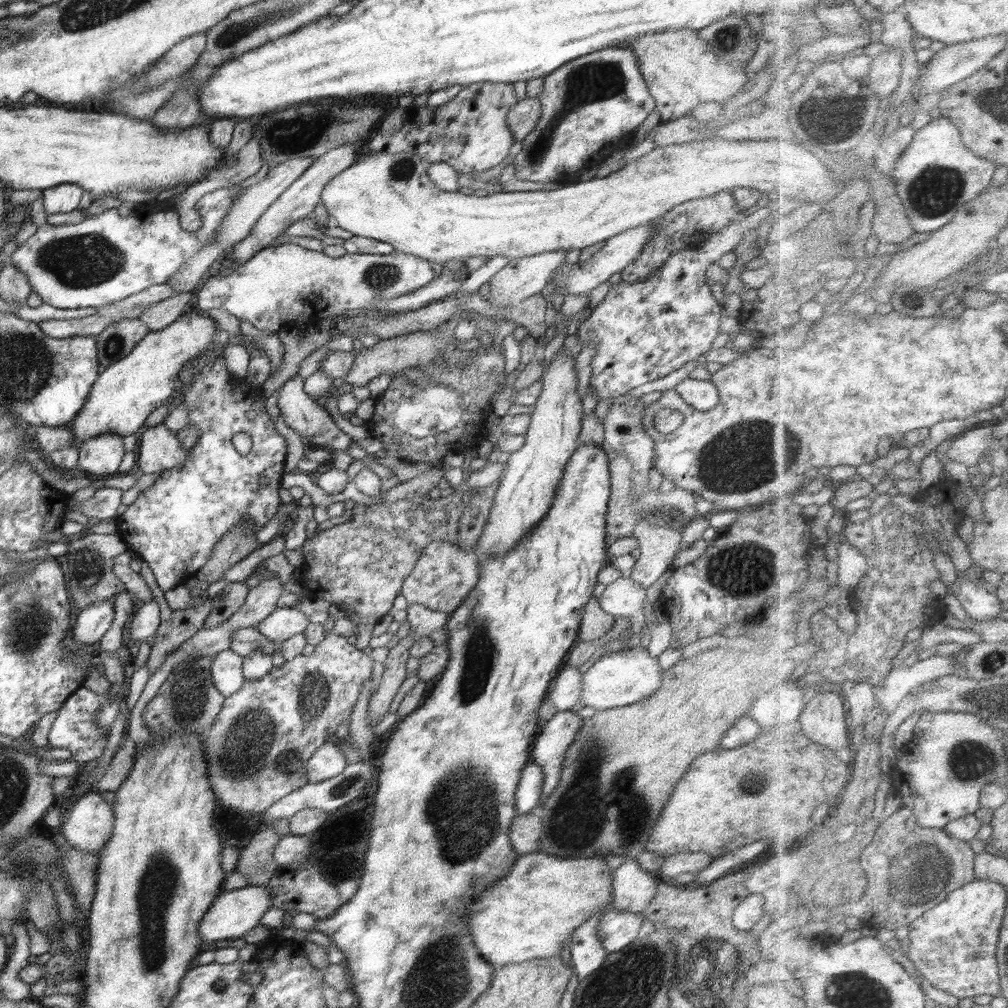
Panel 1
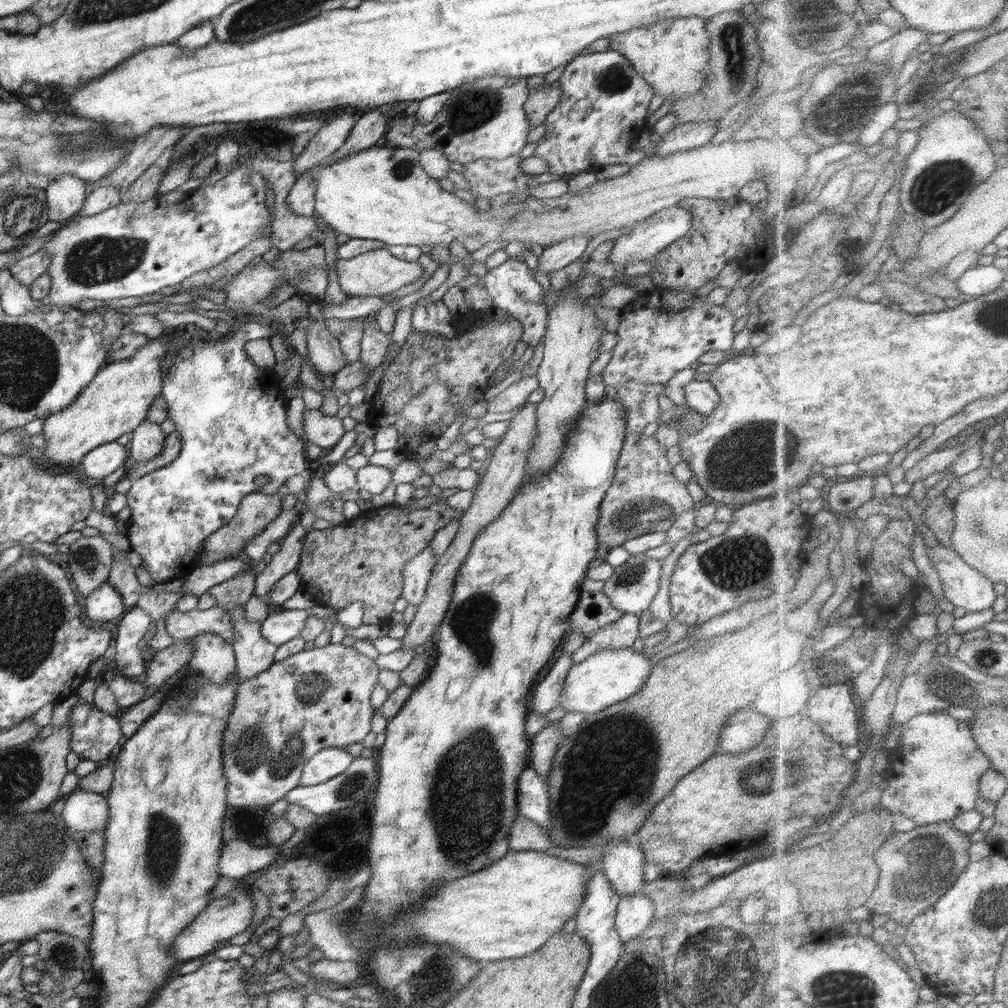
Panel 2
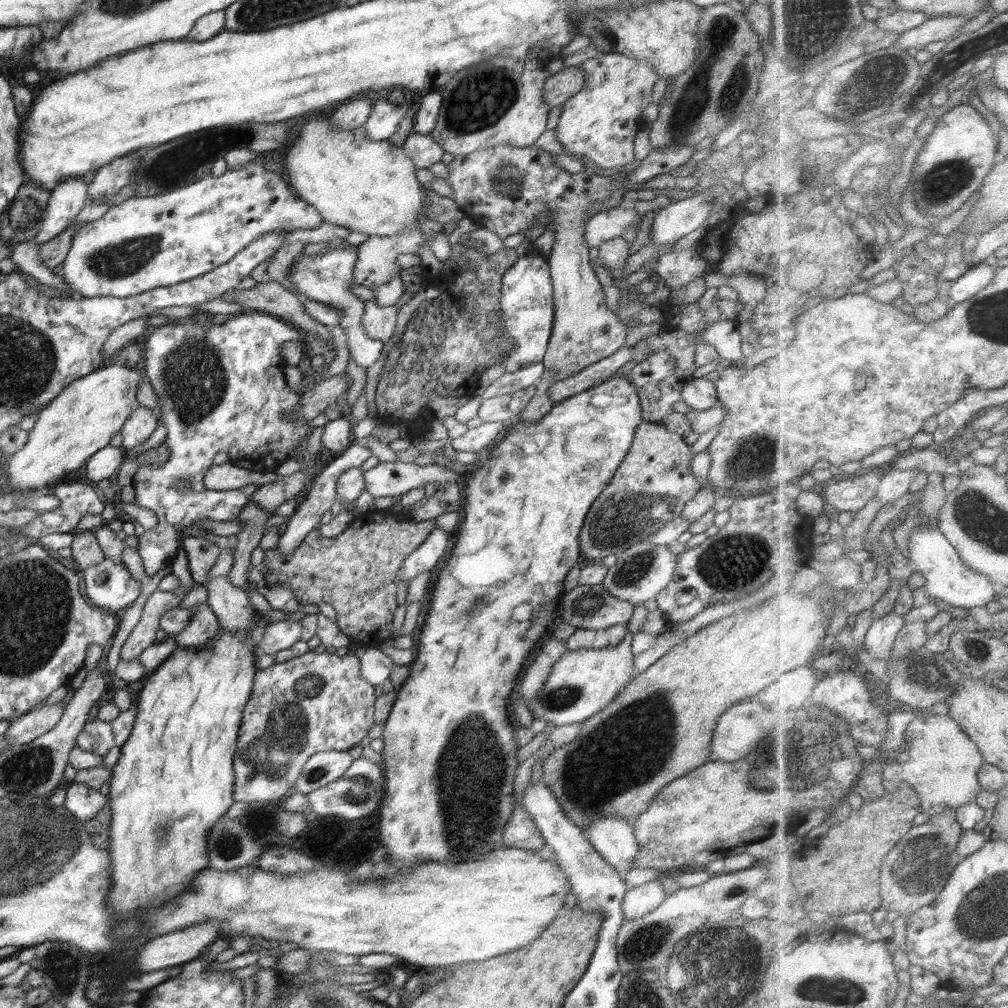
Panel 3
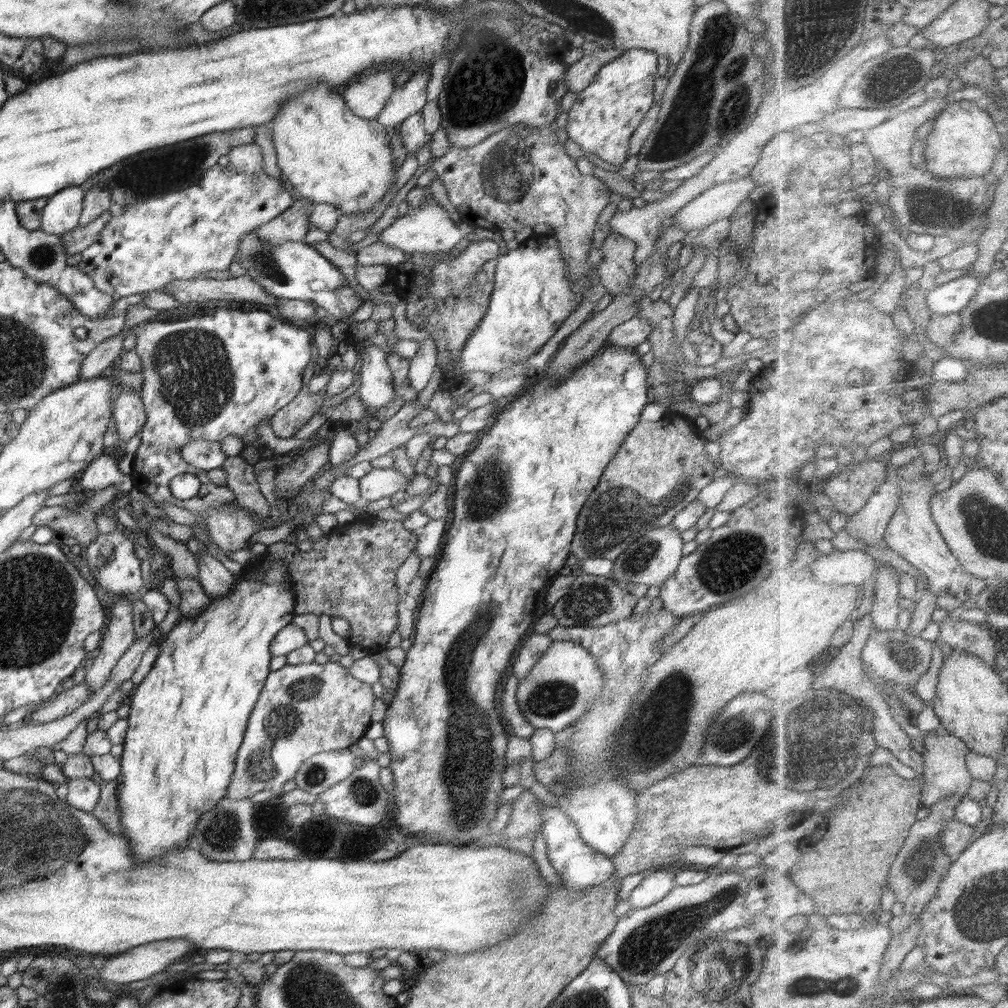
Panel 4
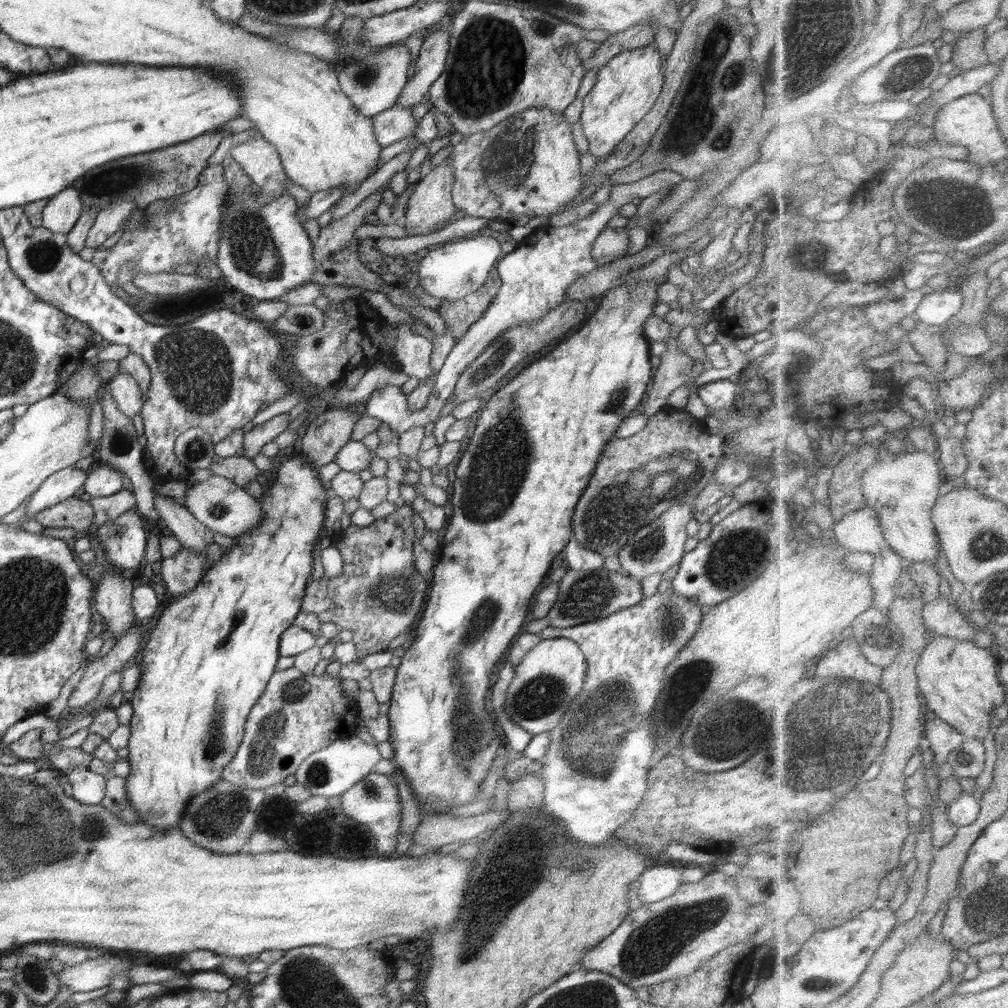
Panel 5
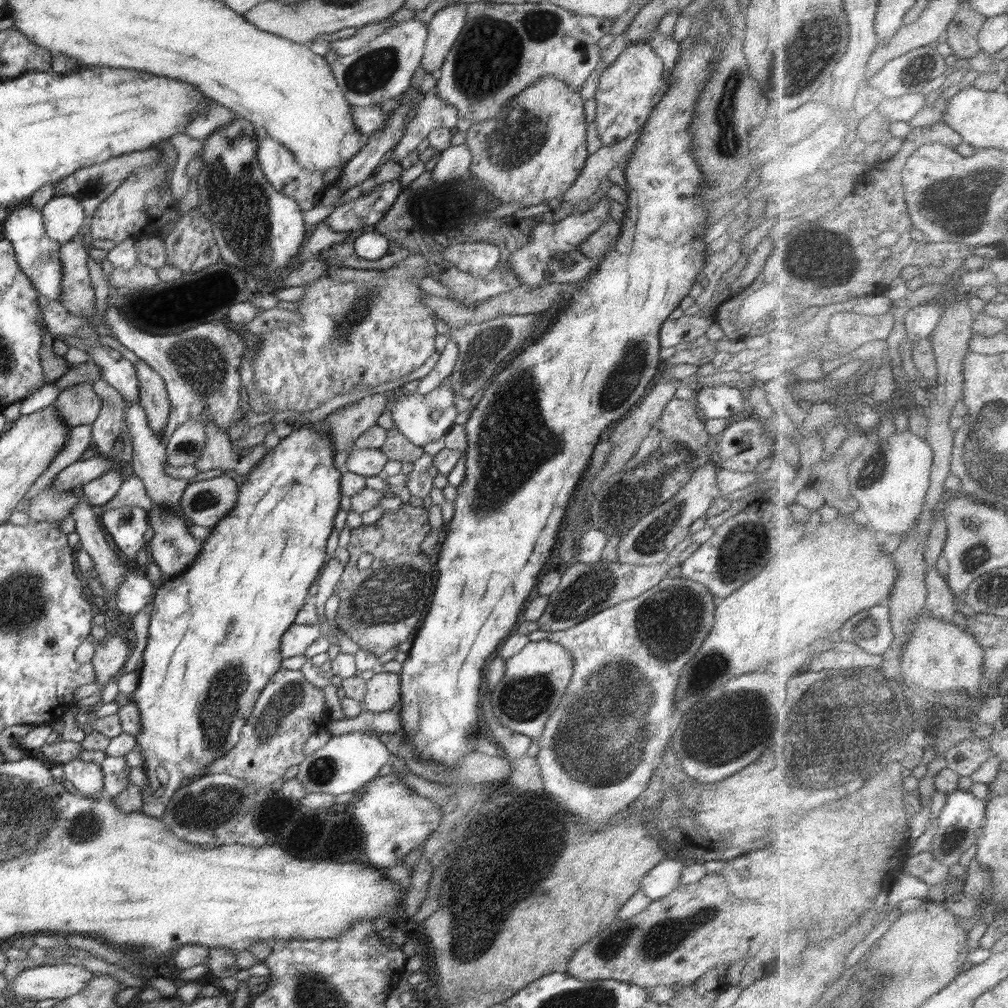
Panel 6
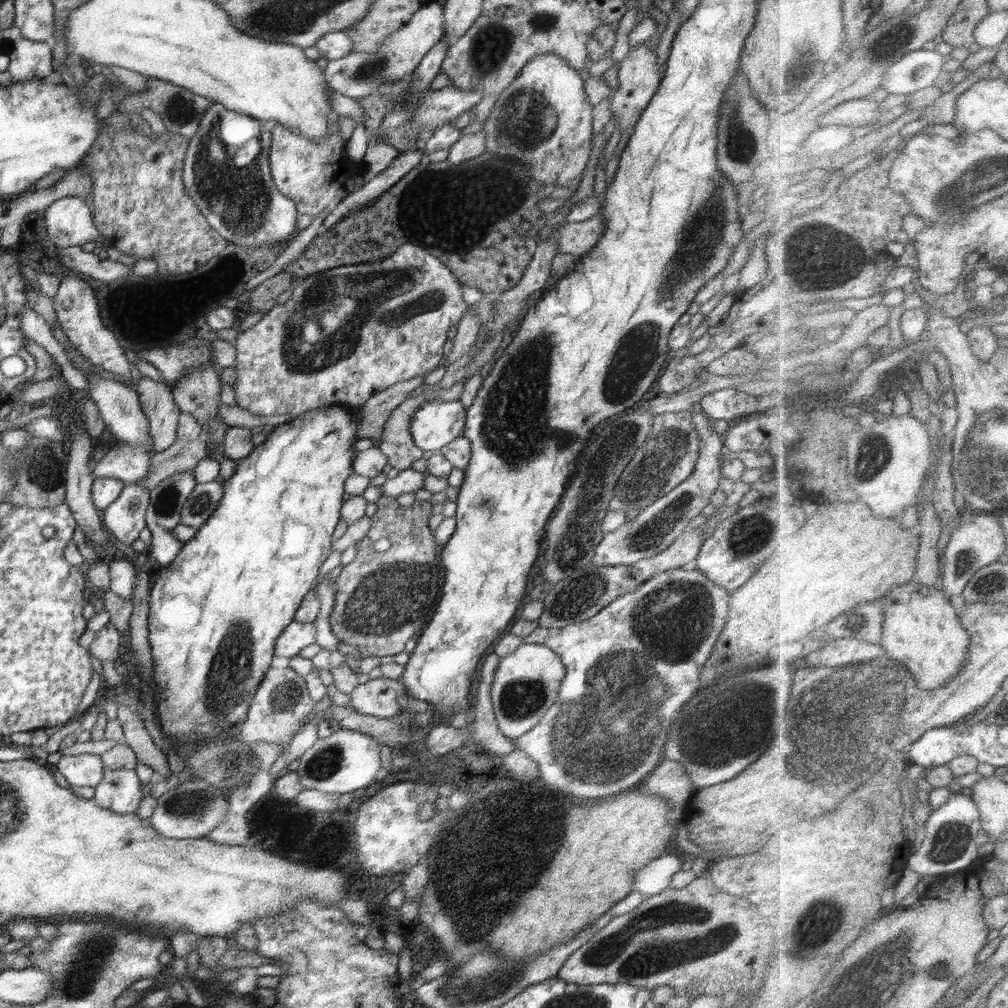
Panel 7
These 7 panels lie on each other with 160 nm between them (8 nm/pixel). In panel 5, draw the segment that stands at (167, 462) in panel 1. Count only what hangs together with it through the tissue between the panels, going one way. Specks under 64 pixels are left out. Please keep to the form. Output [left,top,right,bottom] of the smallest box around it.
[106,368,144,419]

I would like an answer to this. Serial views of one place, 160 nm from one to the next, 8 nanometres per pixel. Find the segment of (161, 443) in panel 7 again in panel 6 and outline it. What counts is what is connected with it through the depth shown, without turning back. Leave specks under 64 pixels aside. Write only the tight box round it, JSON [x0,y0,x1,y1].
[135,360,171,436]

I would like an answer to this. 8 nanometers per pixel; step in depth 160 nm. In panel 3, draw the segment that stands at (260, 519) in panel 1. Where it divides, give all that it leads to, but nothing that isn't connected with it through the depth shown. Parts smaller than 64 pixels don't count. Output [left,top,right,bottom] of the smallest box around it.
[131,311,310,577]

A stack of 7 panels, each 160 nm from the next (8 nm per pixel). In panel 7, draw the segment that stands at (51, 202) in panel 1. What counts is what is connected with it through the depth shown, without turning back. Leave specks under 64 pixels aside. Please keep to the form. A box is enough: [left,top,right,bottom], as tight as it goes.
[44,198,111,251]

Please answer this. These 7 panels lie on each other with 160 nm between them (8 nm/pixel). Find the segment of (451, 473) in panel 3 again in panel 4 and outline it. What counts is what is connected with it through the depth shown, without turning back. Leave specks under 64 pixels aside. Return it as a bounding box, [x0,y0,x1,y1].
[359,467,408,502]

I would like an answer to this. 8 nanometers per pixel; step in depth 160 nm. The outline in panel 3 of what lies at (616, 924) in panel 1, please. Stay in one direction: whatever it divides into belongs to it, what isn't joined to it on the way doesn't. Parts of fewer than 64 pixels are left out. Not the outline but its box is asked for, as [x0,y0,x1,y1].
[622,877,666,922]

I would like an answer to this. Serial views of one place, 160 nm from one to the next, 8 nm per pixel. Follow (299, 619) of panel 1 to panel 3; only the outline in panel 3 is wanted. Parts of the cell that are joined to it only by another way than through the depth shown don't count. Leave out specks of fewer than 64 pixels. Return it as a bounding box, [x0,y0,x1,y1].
[257,619,302,656]

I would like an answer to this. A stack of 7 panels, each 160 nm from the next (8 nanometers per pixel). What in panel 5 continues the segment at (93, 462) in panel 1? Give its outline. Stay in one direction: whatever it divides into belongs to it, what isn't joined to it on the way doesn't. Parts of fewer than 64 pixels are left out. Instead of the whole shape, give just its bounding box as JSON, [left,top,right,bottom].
[83,463,122,497]

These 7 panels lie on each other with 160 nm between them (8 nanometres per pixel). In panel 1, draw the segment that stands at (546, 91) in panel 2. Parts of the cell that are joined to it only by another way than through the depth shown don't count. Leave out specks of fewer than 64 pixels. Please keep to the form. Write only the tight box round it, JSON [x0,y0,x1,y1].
[505,97,541,142]

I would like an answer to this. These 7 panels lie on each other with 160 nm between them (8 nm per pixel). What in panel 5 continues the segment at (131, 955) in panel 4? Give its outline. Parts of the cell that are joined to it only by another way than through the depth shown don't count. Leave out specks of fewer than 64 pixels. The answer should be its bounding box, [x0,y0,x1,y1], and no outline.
[56,956,152,992]

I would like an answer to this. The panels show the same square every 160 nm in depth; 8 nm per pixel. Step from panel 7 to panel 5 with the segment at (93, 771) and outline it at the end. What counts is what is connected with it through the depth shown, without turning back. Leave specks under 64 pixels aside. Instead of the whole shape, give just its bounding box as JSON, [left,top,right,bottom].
[66,766,108,804]

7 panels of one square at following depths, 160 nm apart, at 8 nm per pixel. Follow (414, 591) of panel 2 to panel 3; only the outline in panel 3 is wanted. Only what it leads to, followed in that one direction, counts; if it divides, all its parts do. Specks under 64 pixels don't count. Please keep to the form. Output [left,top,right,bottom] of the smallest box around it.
[399,526,450,581]

